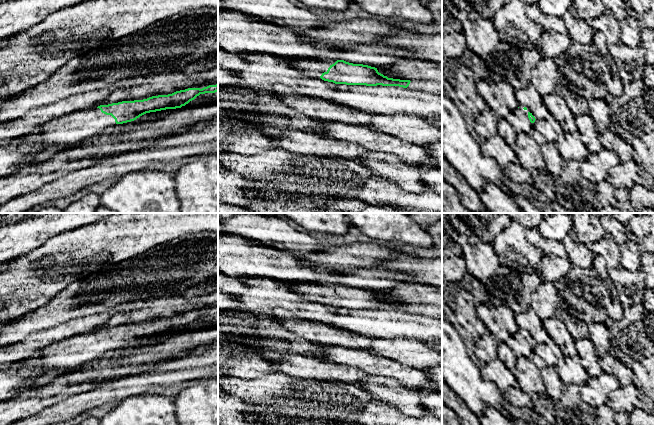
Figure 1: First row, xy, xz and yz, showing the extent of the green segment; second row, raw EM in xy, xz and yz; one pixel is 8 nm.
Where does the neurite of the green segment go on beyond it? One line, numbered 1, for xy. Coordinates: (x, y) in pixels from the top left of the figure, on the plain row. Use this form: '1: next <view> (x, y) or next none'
1: next xy (69, 353)

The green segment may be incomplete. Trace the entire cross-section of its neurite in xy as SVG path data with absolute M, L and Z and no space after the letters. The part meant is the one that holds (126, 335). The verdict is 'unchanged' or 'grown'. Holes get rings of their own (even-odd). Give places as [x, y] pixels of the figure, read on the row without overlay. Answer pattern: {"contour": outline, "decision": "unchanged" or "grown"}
{"contour": "M218 308L202 313L188 312L168 319L152 320L143 324L122 325L97 332L76 335L35 350L28 359L15 363L16 370L42 367L50 370L68 370L91 361L116 348L131 346L140 340L166 333L185 330L200 318L215 317Z", "decision": "grown"}

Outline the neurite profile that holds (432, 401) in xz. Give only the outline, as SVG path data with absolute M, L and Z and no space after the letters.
M424 392L421 405L430 415L442 419L442 392Z

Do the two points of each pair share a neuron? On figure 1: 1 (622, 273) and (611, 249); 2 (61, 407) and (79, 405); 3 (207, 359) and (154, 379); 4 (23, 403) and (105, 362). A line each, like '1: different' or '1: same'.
1: same
2: same
3: same
4: same

